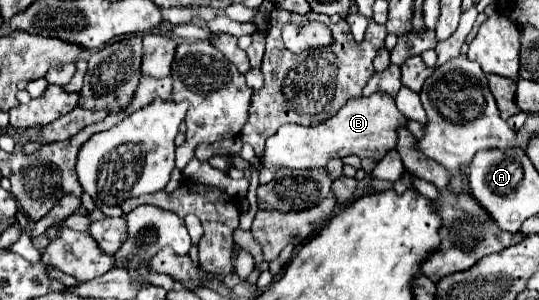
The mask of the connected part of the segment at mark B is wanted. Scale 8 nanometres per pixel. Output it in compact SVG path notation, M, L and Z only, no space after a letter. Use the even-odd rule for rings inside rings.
M374 93L370 97L350 99L334 117L324 121L318 127L302 127L302 125L282 125L272 137L266 139L266 149L258 163L252 163L252 169L262 171L268 167L282 169L318 169L324 167L330 159L358 155L358 157L374 157L376 161L396 143L396 129L406 125L406 117L396 109L394 99L386 93Z

